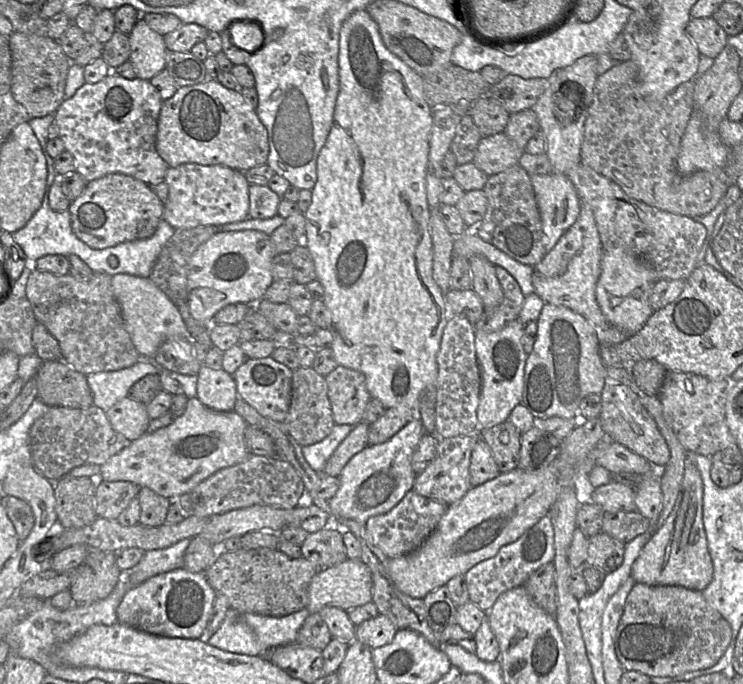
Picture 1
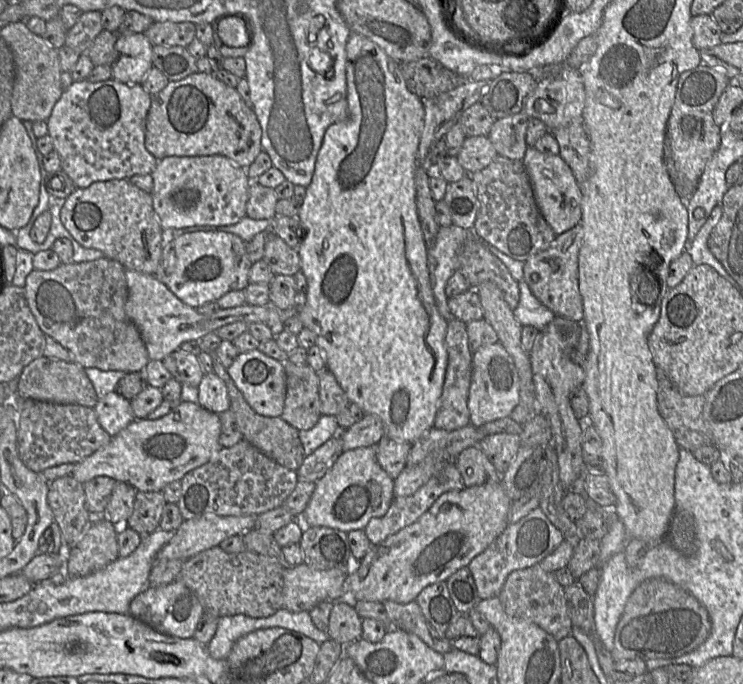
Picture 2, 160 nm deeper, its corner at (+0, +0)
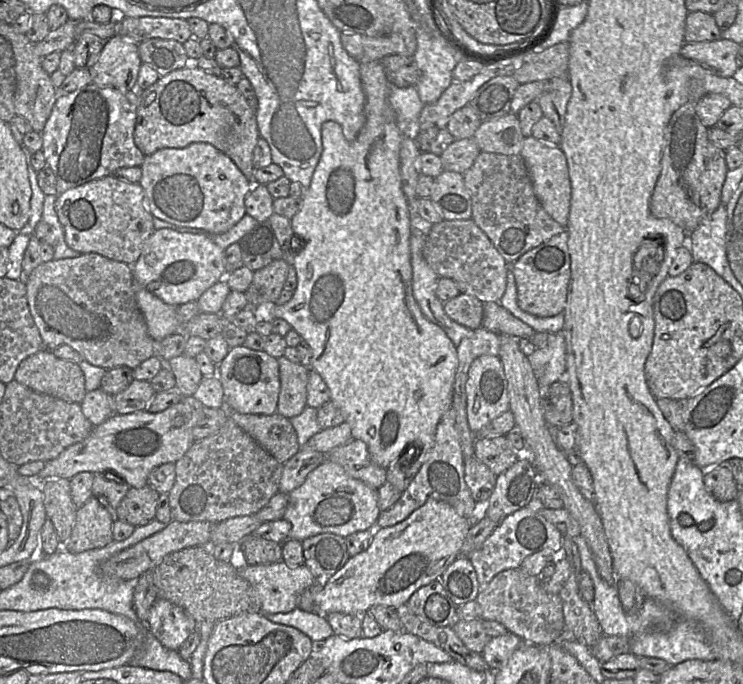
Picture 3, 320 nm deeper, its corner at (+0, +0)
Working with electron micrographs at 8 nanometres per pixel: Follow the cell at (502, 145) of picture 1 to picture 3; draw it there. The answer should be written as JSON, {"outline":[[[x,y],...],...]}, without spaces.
{"outline":[[[473,138],[455,140],[440,155],[444,171],[464,174],[472,167],[480,152]]]}

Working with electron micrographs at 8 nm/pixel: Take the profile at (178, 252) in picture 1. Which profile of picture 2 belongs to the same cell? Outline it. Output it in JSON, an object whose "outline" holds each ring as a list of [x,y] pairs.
{"outline":[[[212,351],[207,353],[212,357],[213,372],[224,382],[227,388],[230,399],[230,410],[235,415],[238,428],[243,438],[278,464],[296,471],[305,458],[304,449],[298,435],[299,430],[284,421],[280,416],[268,417],[259,415],[255,412],[246,402],[240,390],[236,387],[227,368],[222,365],[216,352]]]}

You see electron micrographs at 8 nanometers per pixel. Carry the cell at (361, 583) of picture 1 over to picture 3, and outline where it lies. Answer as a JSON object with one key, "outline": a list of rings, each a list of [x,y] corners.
{"outline":[[[283,560],[271,564],[244,565],[240,573],[257,594],[262,613],[288,613],[298,605],[299,594],[317,581],[303,564],[290,566]]]}

